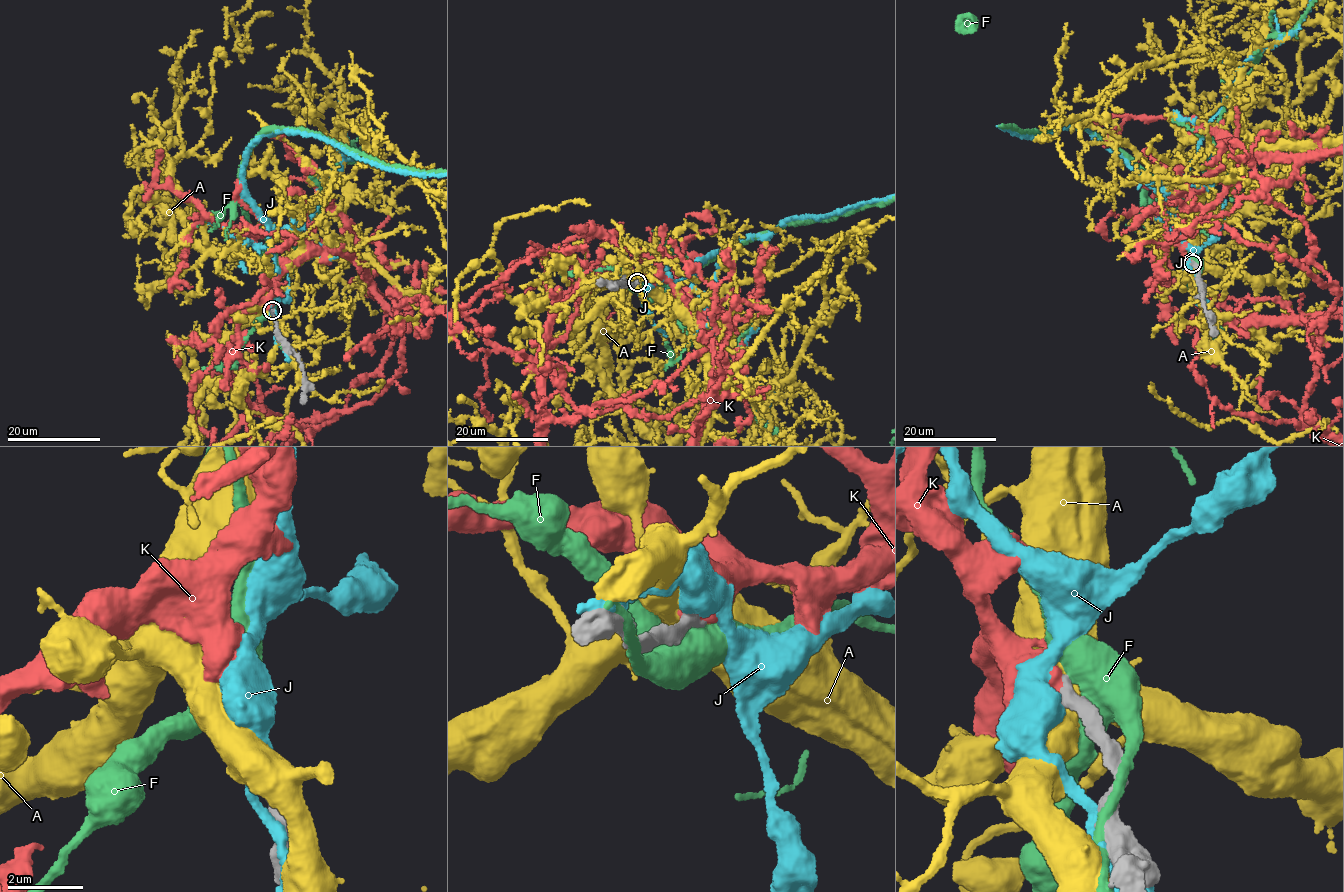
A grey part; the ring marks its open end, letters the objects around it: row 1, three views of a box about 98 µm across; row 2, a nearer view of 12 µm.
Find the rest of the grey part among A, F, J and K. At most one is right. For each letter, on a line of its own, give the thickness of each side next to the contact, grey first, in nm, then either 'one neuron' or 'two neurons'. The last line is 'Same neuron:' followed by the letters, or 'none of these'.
A: calibres 360 and 650 nm; two neurons
F: calibres 360 and 950 nm; two neurons
J: calibres 380 and 700 nm; two neurons
K: calibres 360 and 700 nm; one neuron
Same neuron: K

